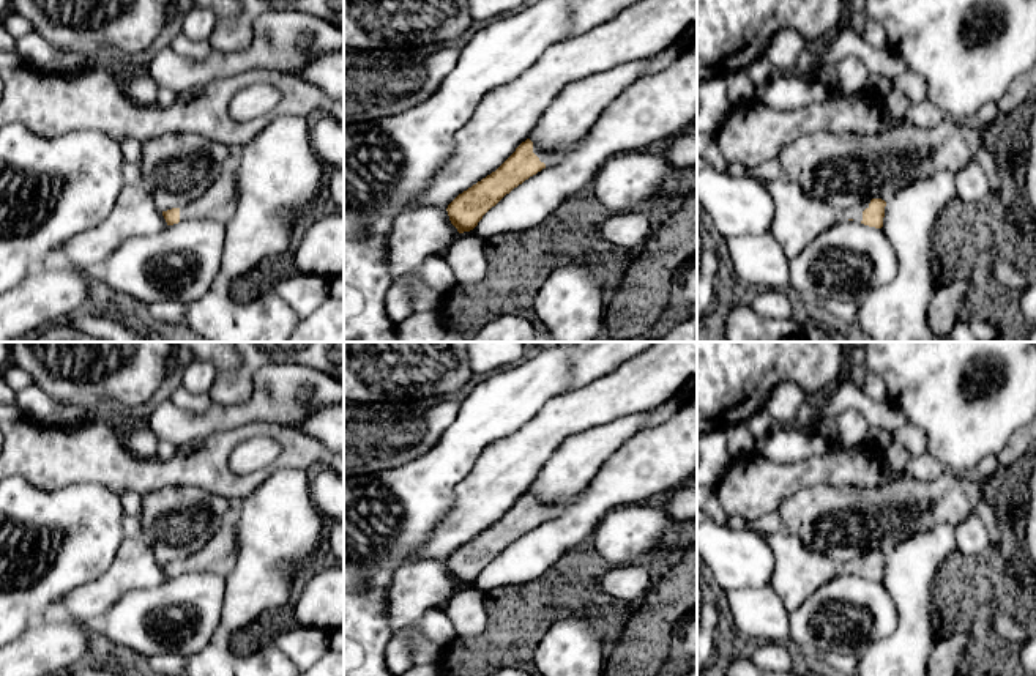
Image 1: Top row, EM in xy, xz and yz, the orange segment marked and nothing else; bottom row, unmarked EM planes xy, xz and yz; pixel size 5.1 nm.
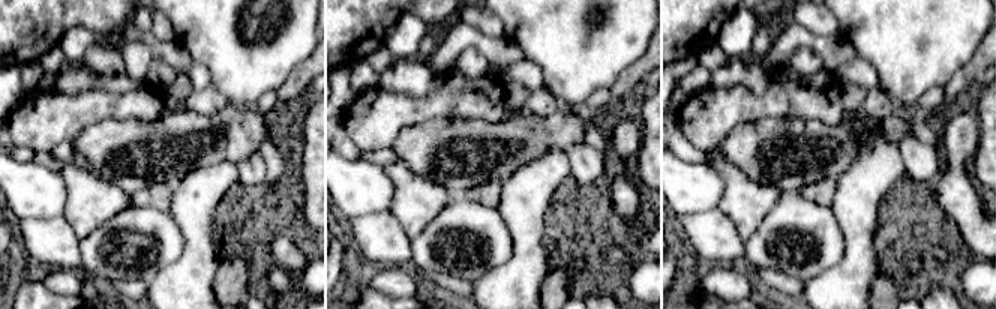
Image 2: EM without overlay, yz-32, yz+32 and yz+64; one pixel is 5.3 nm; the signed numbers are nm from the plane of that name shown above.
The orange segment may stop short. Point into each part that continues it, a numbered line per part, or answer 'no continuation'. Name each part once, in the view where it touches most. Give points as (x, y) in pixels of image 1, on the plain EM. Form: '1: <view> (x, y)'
1: yz (855, 566)

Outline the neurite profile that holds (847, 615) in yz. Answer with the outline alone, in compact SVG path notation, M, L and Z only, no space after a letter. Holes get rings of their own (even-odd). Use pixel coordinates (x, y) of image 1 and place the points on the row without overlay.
M844 569L788 613L793 648L861 656L894 633L897 610L881 581Z

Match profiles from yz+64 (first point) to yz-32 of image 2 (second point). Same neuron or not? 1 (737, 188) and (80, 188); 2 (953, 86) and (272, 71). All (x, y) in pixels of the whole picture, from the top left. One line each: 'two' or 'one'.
1: one
2: two

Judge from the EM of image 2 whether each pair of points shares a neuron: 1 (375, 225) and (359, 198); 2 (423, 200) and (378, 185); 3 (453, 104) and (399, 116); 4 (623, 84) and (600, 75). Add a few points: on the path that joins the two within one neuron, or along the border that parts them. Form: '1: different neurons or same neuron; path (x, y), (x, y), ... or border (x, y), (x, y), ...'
1: different neurons; border (389, 210), (357, 215), (350, 219)
2: different neurons; border (383, 167), (393, 186), (390, 210)
3: same neuron; path (440, 104), (413, 110)
4: different neurons; border (641, 57), (608, 89)

